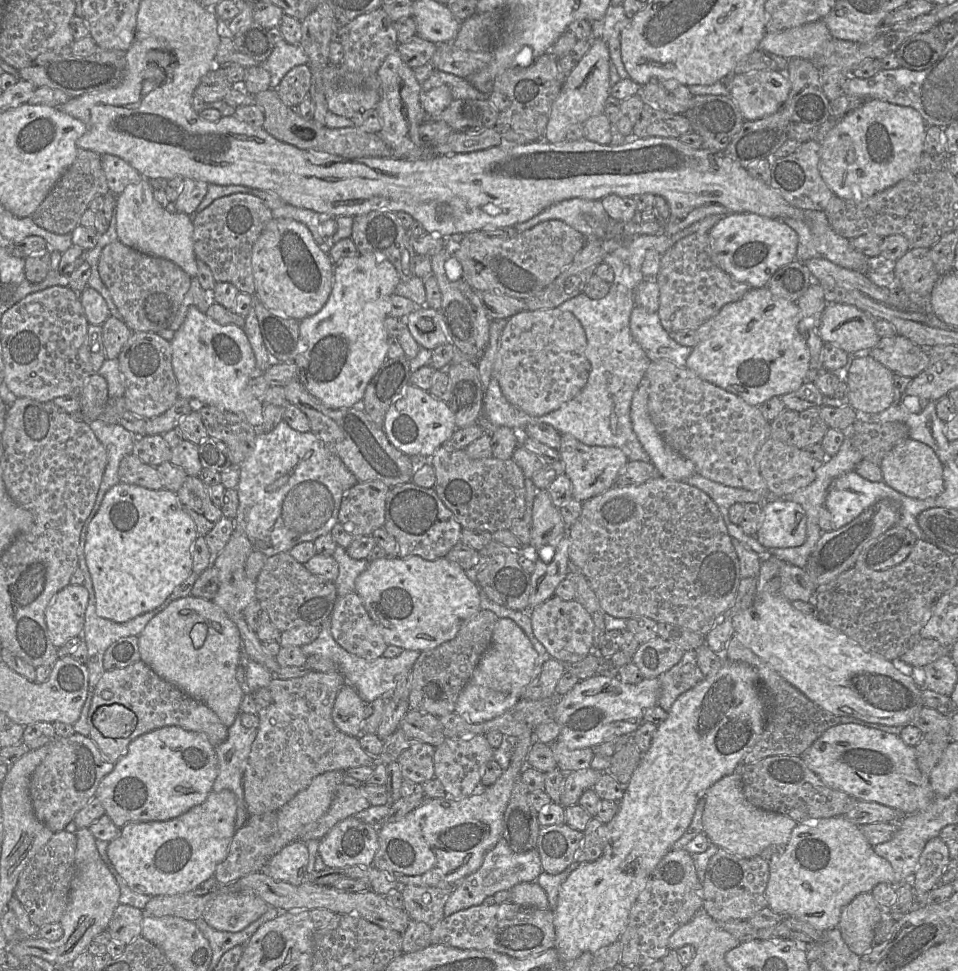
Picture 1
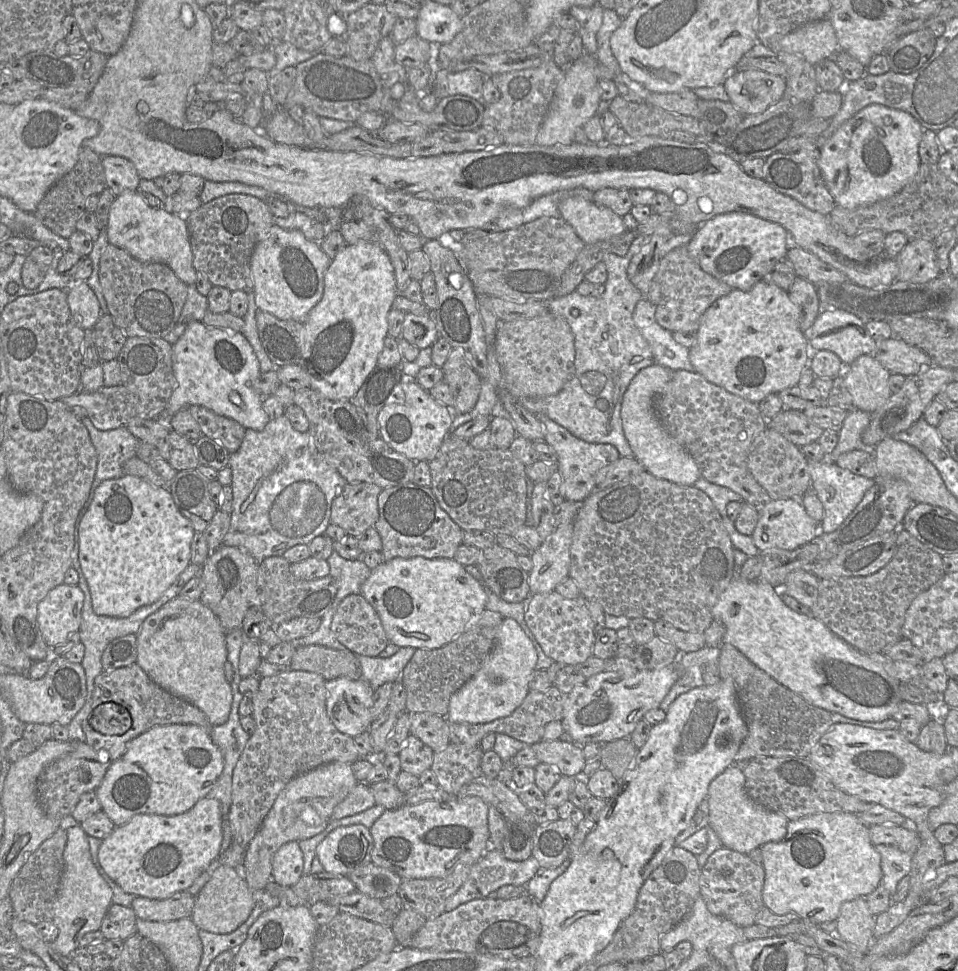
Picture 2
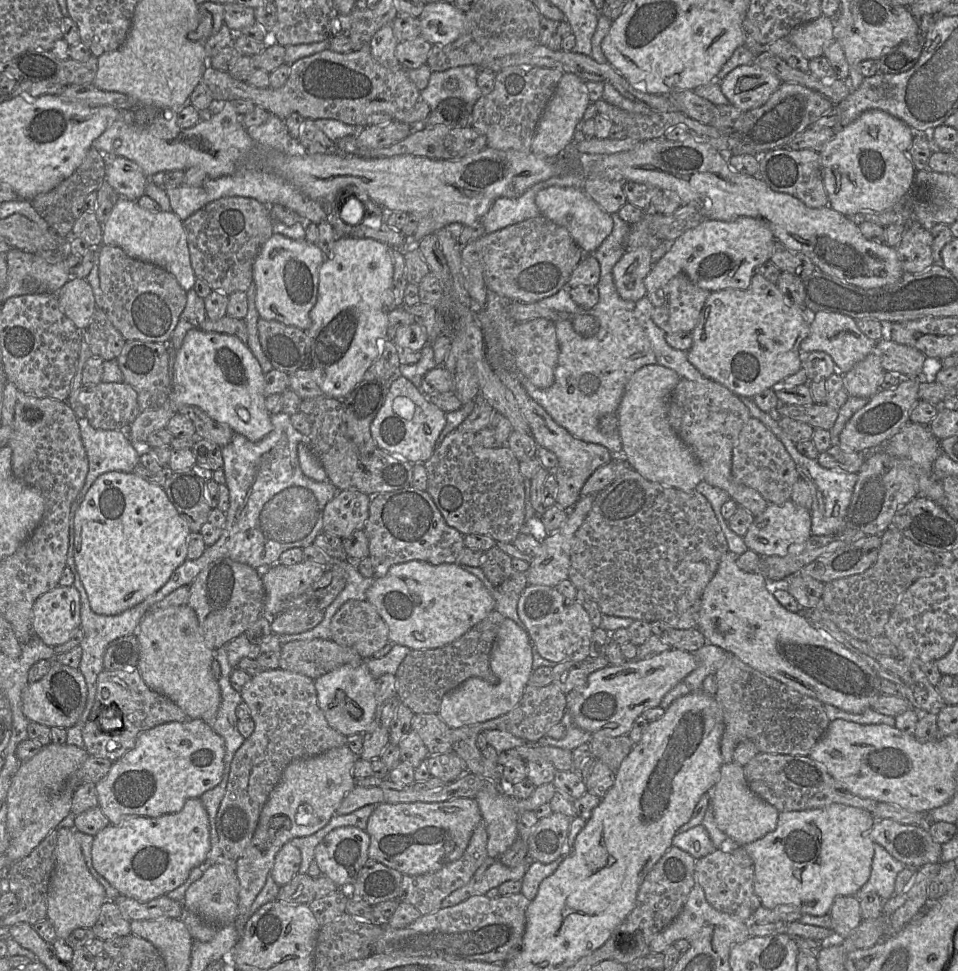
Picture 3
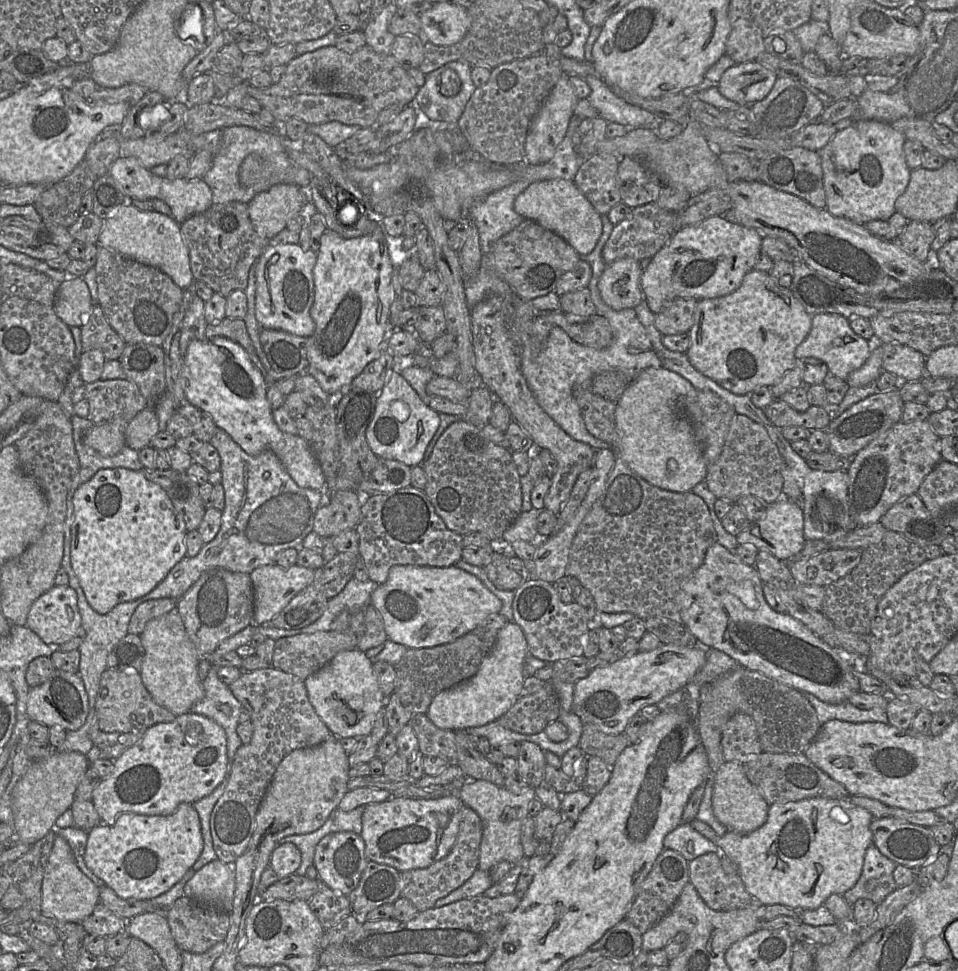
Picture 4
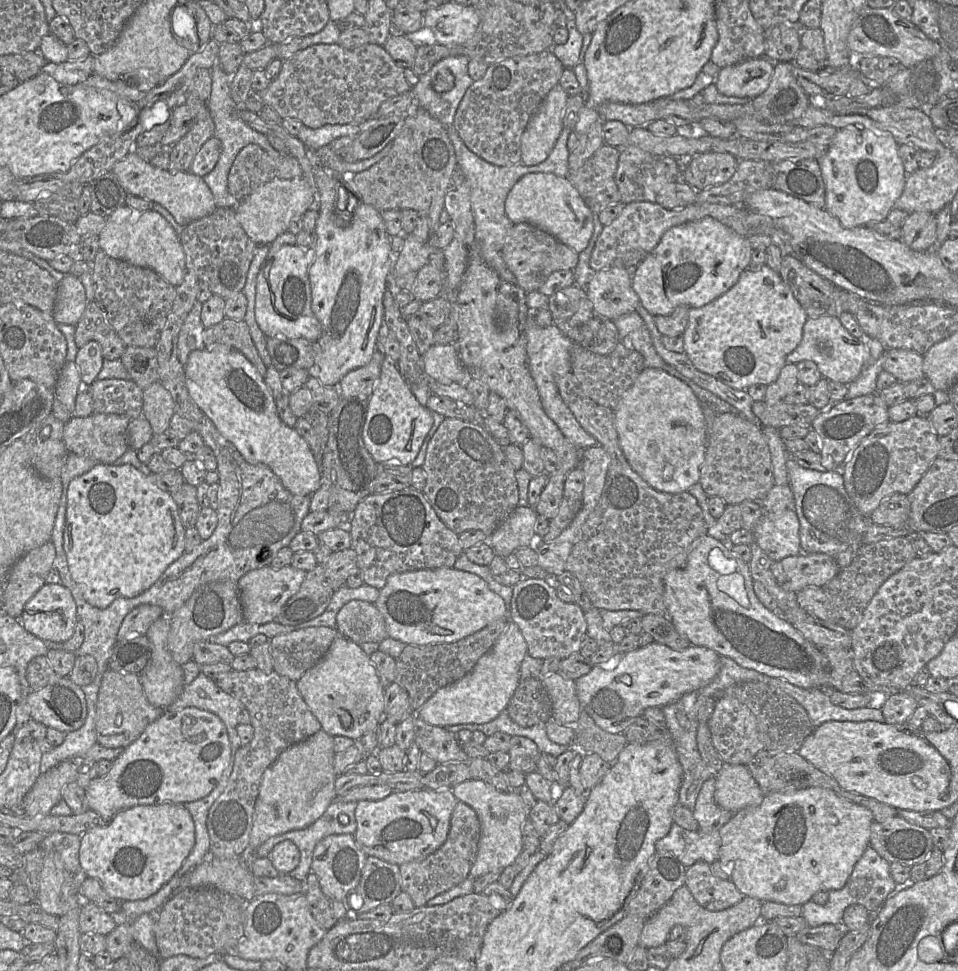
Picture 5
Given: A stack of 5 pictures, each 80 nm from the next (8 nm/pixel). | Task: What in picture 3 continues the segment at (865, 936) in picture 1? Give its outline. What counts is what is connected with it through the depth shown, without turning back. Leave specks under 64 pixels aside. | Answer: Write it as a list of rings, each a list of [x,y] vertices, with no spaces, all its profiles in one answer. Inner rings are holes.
[[[838,896],[834,899],[829,915],[832,930],[840,937],[848,937],[862,922],[860,901],[856,896]]]

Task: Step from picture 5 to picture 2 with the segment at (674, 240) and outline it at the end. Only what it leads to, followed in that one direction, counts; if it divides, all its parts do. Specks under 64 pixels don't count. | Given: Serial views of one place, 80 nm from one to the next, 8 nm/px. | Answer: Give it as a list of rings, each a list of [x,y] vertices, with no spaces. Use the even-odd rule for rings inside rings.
[[[730,212],[705,221],[694,233],[686,247],[690,257],[701,269],[735,290],[748,291],[768,274],[775,264],[785,260],[788,232],[779,224],[746,212]]]

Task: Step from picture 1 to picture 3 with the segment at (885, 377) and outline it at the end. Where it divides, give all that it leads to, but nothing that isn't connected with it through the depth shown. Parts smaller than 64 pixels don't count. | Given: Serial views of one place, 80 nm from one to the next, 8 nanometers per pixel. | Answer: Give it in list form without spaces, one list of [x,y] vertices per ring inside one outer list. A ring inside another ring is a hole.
[[[875,345],[873,352],[845,373],[844,387],[849,396],[870,399],[881,390],[884,374],[885,370]]]

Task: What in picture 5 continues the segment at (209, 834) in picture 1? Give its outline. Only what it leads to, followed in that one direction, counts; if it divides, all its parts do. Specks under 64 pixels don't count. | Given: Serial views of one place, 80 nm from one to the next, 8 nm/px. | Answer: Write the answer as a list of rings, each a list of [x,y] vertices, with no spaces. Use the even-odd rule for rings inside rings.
[[[184,804],[137,805],[118,812],[104,826],[81,835],[80,865],[112,898],[143,900],[155,894],[180,869],[195,845],[195,825]]]

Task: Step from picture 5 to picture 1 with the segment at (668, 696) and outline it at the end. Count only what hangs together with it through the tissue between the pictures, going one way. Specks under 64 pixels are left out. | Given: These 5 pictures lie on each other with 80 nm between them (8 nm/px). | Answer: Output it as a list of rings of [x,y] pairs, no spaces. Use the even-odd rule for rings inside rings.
[[[595,675],[580,681],[559,702],[554,721],[560,727],[556,742],[571,750],[593,748],[615,737],[633,734],[644,722],[645,711],[657,705],[658,678],[643,679],[637,684],[623,683],[618,677]]]

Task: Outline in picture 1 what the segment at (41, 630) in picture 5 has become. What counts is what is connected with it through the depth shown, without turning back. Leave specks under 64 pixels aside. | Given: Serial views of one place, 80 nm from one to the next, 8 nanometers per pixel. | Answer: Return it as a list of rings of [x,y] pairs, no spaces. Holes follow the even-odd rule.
[[[71,584],[60,590],[51,600],[45,610],[45,621],[51,642],[56,648],[60,648],[71,638],[81,637],[88,600],[89,592],[84,585]]]

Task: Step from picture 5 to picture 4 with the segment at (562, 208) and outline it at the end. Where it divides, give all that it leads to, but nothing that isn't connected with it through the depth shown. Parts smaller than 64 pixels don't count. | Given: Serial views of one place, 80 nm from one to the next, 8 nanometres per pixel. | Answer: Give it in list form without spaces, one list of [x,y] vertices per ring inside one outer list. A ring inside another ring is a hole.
[[[551,179],[536,181],[520,193],[514,210],[526,220],[533,220],[568,242],[581,256],[596,247],[602,233],[602,216],[573,181]]]

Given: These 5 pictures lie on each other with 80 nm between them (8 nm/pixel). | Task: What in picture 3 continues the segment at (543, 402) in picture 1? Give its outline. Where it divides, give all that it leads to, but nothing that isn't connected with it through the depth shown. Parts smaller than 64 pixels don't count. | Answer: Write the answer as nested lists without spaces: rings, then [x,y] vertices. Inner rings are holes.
[[[545,318],[517,322],[512,329],[512,348],[515,367],[525,378],[540,388],[550,387],[554,383],[559,356],[555,322]]]

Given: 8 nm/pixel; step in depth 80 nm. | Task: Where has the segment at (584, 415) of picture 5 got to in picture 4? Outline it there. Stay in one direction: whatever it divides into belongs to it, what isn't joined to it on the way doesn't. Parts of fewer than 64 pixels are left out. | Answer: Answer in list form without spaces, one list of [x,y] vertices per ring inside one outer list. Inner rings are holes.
[[[575,387],[573,396],[580,407],[587,430],[610,445],[615,464],[603,492],[584,518],[574,538],[566,576],[577,578],[591,593],[598,612],[628,612],[643,620],[656,617],[682,623],[677,595],[683,582],[703,563],[708,548],[717,542],[709,508],[692,491],[679,493],[658,488],[628,467],[621,455],[620,437],[615,424],[616,402],[606,400],[582,387]]]

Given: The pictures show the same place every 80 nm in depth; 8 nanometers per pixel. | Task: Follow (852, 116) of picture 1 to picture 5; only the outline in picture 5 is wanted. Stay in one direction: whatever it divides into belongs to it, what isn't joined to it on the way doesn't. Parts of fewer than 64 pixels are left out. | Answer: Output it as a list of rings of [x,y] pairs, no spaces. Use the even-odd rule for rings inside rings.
[[[849,125],[837,131],[827,152],[817,159],[825,184],[825,209],[843,226],[855,228],[883,221],[894,208],[907,177],[898,146],[888,132]]]

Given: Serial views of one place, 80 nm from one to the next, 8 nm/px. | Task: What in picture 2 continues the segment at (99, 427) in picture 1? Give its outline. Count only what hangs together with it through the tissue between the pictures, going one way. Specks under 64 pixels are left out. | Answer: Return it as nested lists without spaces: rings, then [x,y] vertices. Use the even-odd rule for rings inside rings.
[[[86,416],[82,423],[87,428],[97,452],[95,478],[87,502],[90,502],[97,487],[105,480],[124,476],[124,463],[136,456],[140,441],[125,427],[101,431]]]

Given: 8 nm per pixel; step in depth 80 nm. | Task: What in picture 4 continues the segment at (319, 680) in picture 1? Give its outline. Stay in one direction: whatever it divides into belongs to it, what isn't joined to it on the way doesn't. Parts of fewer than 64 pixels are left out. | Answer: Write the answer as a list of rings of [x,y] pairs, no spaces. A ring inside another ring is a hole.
[[[274,667],[242,671],[229,689],[251,716],[254,732],[250,743],[243,744],[236,752],[228,785],[217,801],[210,816],[210,831],[217,860],[234,863],[247,849],[256,826],[256,814],[266,790],[283,758],[296,749],[319,745],[333,734],[311,705],[304,681]]]

